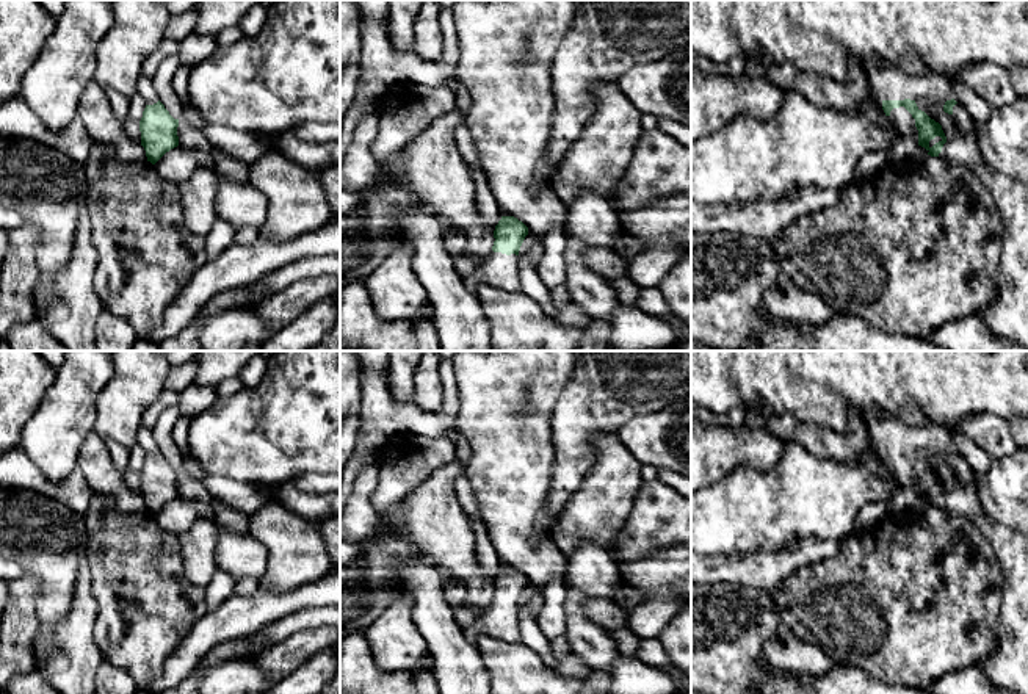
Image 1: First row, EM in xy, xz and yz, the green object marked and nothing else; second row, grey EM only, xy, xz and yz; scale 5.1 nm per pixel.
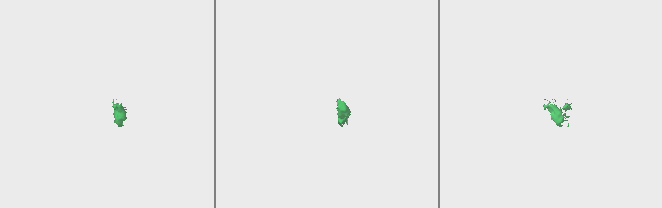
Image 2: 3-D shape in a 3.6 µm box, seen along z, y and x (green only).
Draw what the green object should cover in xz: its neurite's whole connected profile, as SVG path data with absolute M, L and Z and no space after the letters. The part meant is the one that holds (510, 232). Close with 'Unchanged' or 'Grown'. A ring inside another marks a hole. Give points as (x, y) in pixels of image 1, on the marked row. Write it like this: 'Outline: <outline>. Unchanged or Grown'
Outline: M501 216L494 230L490 255L464 280L476 293L478 285L492 285L508 291L520 291L519 251L528 235L528 227L514 216Z. Grown

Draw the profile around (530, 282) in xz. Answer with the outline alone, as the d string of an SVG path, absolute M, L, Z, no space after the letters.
M528 230L519 251L520 291L533 298L552 316L559 307L553 304L550 291L538 274L538 266L530 258L530 249L536 243L542 244L542 240Z

